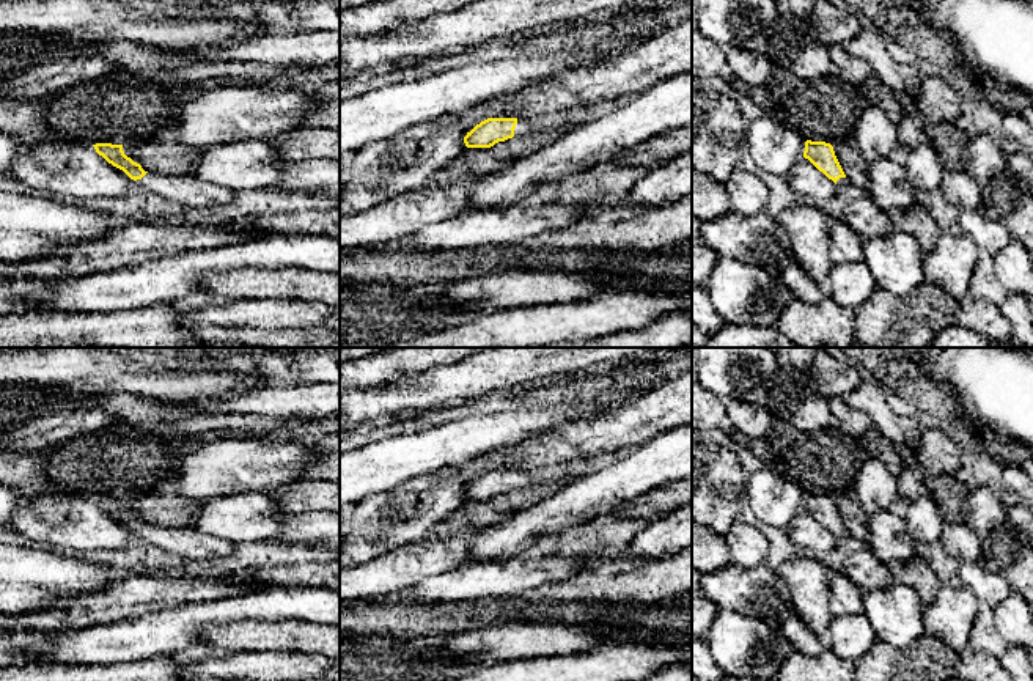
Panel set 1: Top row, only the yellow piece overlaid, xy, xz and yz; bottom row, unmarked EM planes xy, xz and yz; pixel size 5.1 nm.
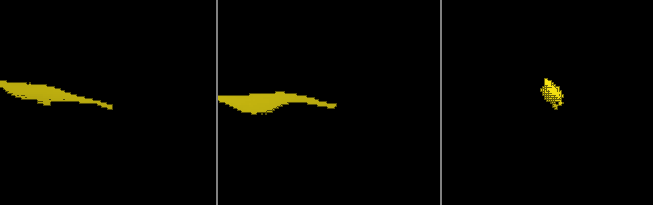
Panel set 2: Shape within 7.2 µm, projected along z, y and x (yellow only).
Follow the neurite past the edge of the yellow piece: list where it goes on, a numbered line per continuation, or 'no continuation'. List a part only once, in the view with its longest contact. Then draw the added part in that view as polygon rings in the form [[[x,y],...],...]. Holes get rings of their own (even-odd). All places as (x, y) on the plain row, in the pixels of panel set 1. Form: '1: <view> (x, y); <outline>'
1: xz (522, 480); [[[519,470],[516,481],[514,481],[514,489],[527,488],[527,486],[531,486],[535,483],[536,483],[536,480],[531,475]]]

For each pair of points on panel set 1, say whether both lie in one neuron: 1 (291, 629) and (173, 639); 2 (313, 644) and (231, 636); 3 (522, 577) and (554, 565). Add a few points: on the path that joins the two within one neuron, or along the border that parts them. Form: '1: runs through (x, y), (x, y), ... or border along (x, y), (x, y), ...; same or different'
1: border along (239, 622), (208, 625), (202, 640); different
2: runs through (293, 636), (252, 636); same
3: runs through (530, 573), (546, 571); same

